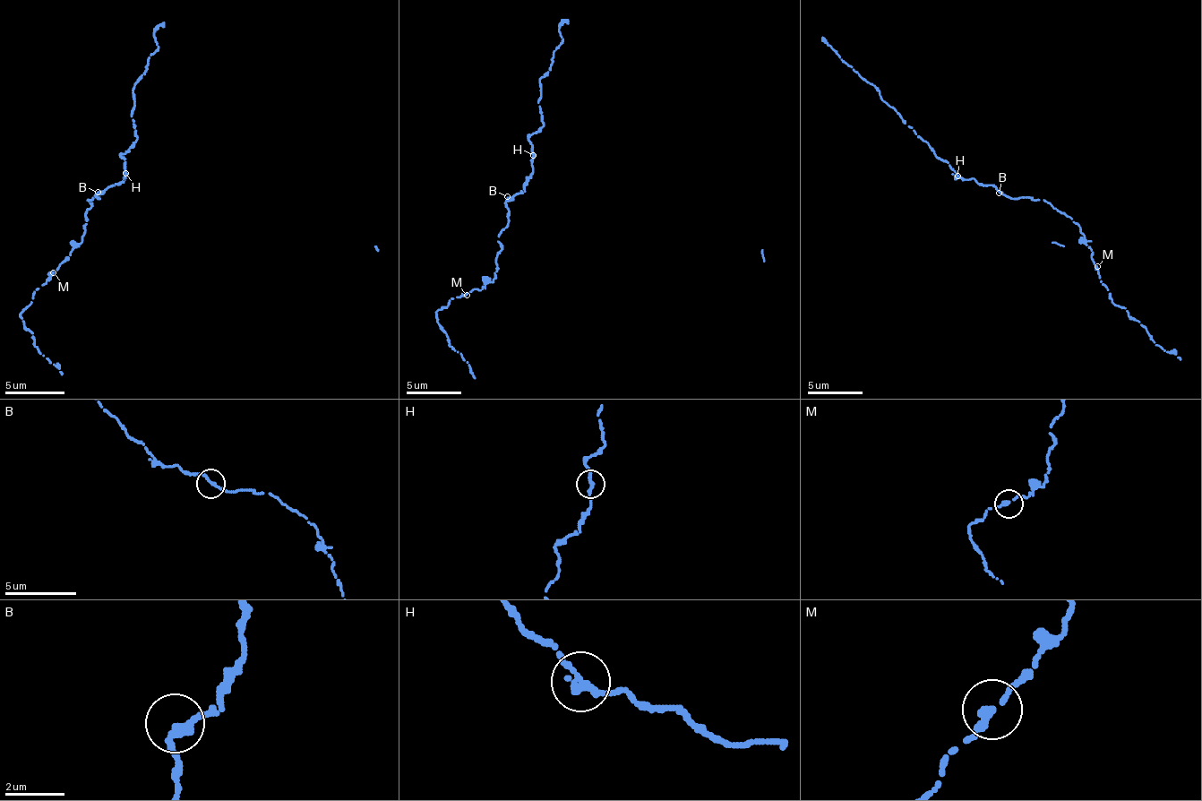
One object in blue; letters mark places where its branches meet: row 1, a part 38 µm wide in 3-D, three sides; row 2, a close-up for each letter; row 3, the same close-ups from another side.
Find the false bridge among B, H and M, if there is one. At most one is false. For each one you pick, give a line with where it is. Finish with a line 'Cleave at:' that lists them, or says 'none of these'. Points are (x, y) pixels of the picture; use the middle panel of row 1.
Cleave at: none of these

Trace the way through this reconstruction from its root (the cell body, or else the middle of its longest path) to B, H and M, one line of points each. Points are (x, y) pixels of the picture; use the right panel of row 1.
B: (1009, 198), (999, 193)
H: (1009, 198), (991, 184), (980, 184), (974, 178), (960, 178), (957, 176)
M: (1009, 198), (1045, 201), (1059, 211), (1064, 211), (1081, 228), (1084, 242), (1092, 250), (1092, 261), (1097, 266)

